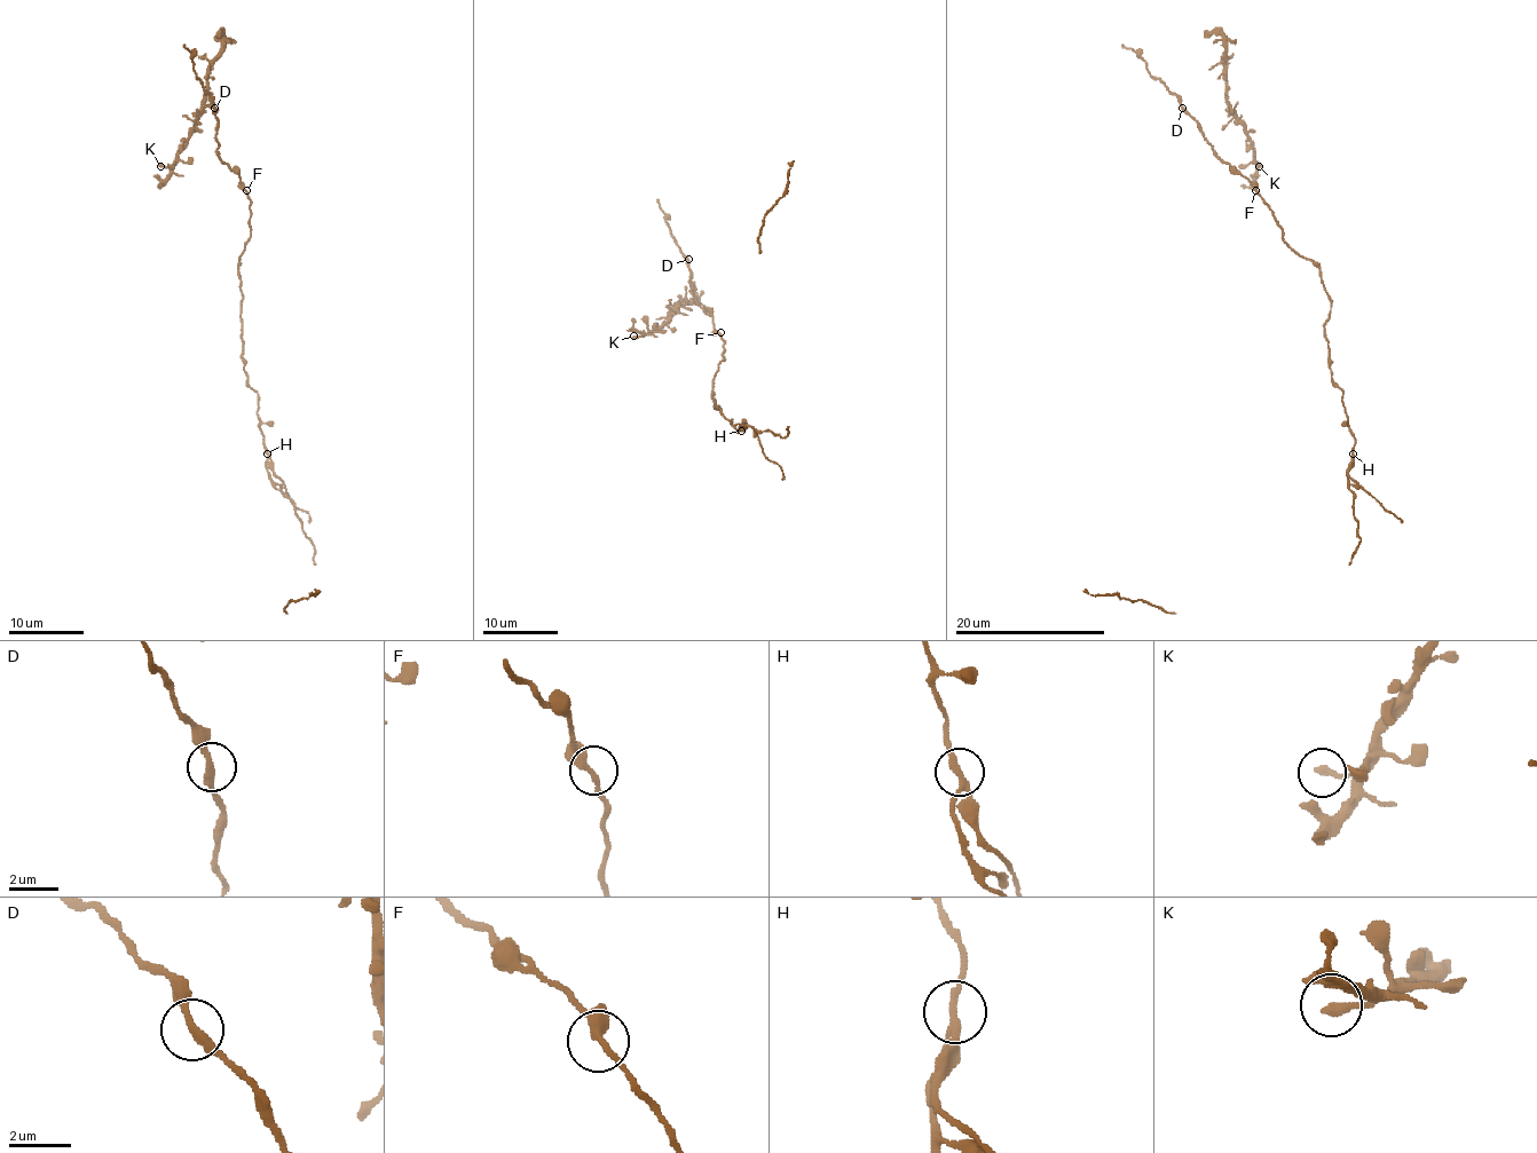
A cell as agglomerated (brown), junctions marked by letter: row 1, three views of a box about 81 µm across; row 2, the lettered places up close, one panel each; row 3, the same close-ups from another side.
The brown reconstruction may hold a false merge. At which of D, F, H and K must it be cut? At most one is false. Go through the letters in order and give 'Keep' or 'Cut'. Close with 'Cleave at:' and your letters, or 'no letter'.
D: Keep
F: Keep
H: Cut
K: Keep
Cleave at: H

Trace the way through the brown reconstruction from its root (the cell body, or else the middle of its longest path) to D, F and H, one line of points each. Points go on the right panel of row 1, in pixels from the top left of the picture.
D: (1344, 396), (1330, 370), (1330, 299), (1321, 271), (1283, 239), (1255, 187), (1182, 108)
F: (1344, 396), (1330, 370), (1324, 333), (1330, 299), (1321, 271), (1283, 239), (1274, 211), (1255, 190)
H: (1344, 396), (1348, 431), (1354, 437), (1353, 452)

